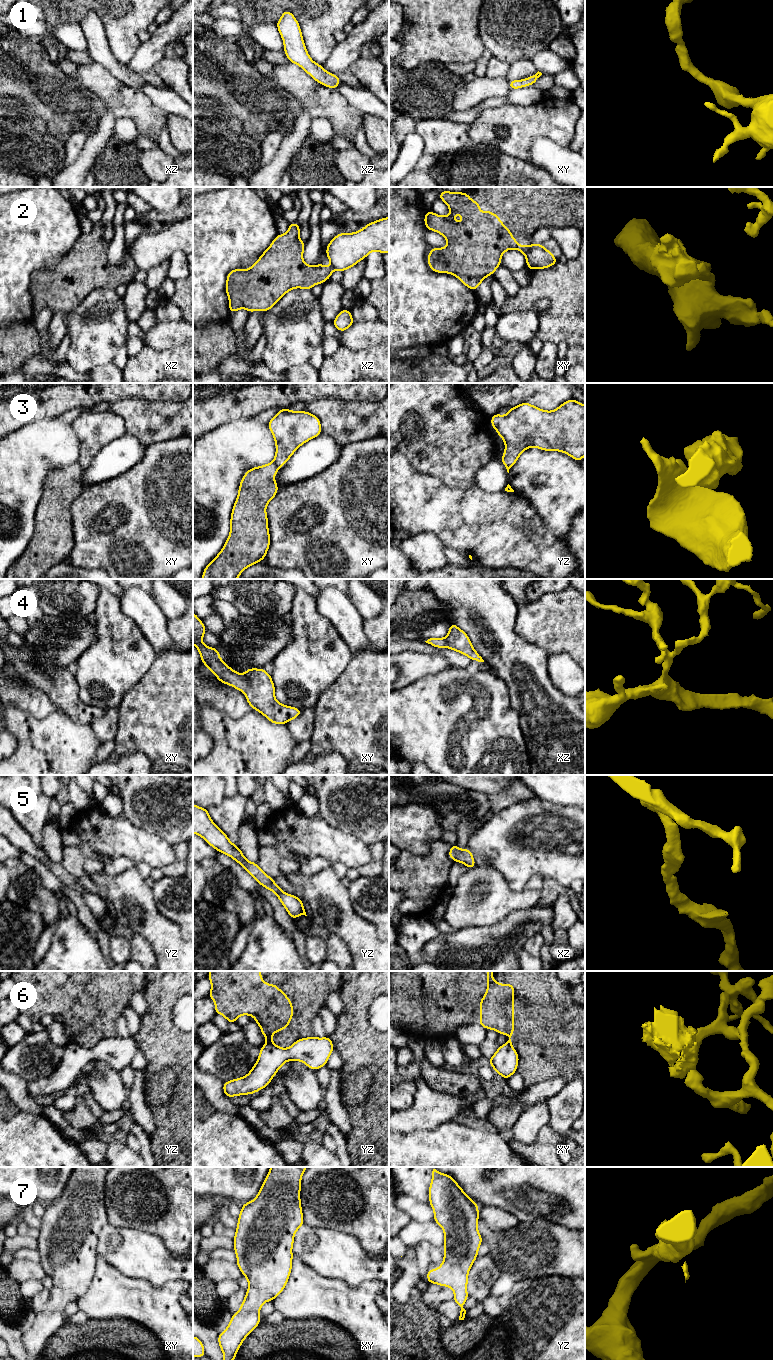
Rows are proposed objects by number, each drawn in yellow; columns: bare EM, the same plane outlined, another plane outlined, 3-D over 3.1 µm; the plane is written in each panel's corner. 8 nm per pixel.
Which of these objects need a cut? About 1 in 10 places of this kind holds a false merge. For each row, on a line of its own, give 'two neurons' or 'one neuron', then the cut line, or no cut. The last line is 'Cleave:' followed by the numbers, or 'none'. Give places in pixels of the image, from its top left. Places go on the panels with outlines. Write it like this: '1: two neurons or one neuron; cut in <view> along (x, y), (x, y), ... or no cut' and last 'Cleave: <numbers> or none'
1: one neuron; no cut
2: two neurons; cut in xy along (530, 245), (525, 254)
3: two neurons; cut in xy along (272, 462), (278, 468)
4: one neuron; no cut
5: one neuron; no cut
6: two neurons; cut in yz along (266, 1042), (272, 1043)
7: one neuron; no cut
Cleave: 2, 3, 6

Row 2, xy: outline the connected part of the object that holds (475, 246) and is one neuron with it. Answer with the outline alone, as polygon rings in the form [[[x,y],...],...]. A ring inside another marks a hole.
[[[441,191],[439,199],[444,201],[450,209],[448,216],[440,216],[427,211],[424,222],[427,230],[435,231],[447,239],[445,248],[431,248],[428,254],[428,265],[436,273],[449,273],[456,276],[461,283],[475,291],[480,283],[501,265],[501,258],[505,251],[515,249],[526,254],[530,248],[521,246],[511,231],[505,226],[497,214],[489,210],[480,213],[480,203],[473,201],[467,192]],[[460,214],[464,217],[462,222],[455,222],[453,217]]]

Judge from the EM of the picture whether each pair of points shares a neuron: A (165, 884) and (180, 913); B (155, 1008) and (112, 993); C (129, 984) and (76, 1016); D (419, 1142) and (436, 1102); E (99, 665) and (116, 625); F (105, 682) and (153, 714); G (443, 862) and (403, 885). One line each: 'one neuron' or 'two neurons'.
A: one neuron
B: two neurons
C: one neuron
D: two neurons
E: one neuron
F: two neurons
G: one neuron

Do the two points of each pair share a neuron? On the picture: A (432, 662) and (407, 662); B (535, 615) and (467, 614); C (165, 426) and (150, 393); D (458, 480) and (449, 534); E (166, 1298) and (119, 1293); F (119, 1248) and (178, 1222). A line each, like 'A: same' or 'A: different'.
A: same
B: different
C: different
D: different
E: same
F: different

